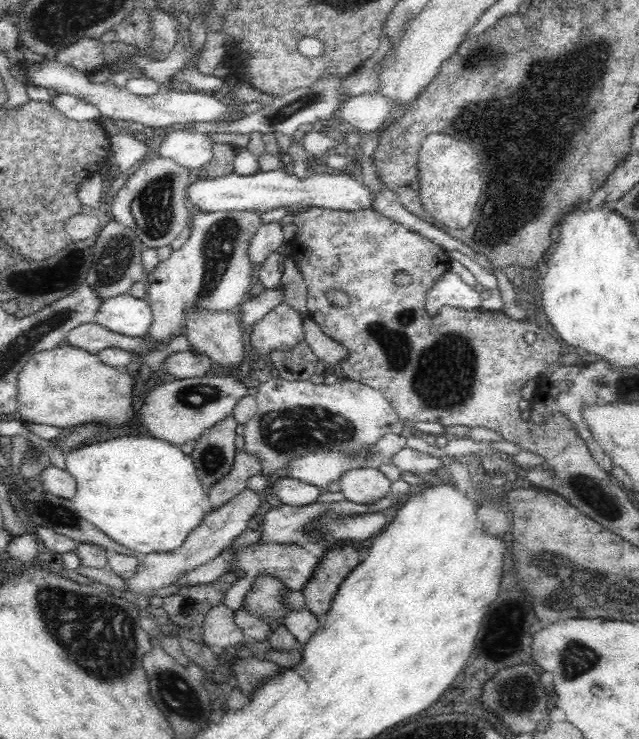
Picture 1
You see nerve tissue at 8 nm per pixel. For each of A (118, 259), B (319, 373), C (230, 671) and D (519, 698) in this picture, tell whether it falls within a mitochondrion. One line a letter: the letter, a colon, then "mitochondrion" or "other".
A: mitochondrion
B: other
C: other
D: mitochondrion

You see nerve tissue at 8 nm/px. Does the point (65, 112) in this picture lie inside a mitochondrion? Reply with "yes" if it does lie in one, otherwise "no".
no

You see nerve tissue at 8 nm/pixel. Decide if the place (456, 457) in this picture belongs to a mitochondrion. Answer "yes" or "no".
no

